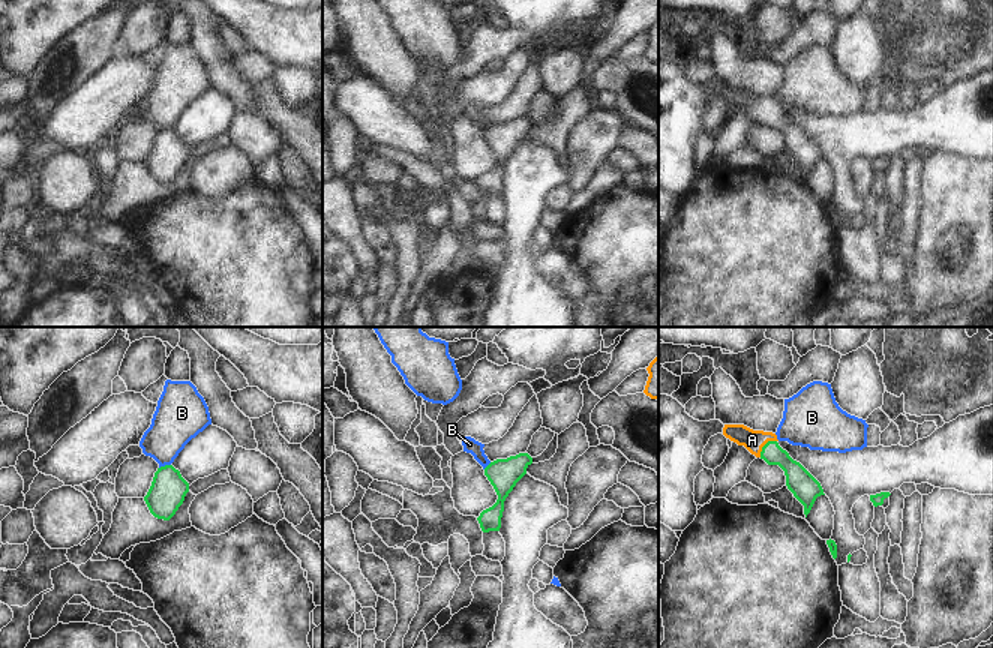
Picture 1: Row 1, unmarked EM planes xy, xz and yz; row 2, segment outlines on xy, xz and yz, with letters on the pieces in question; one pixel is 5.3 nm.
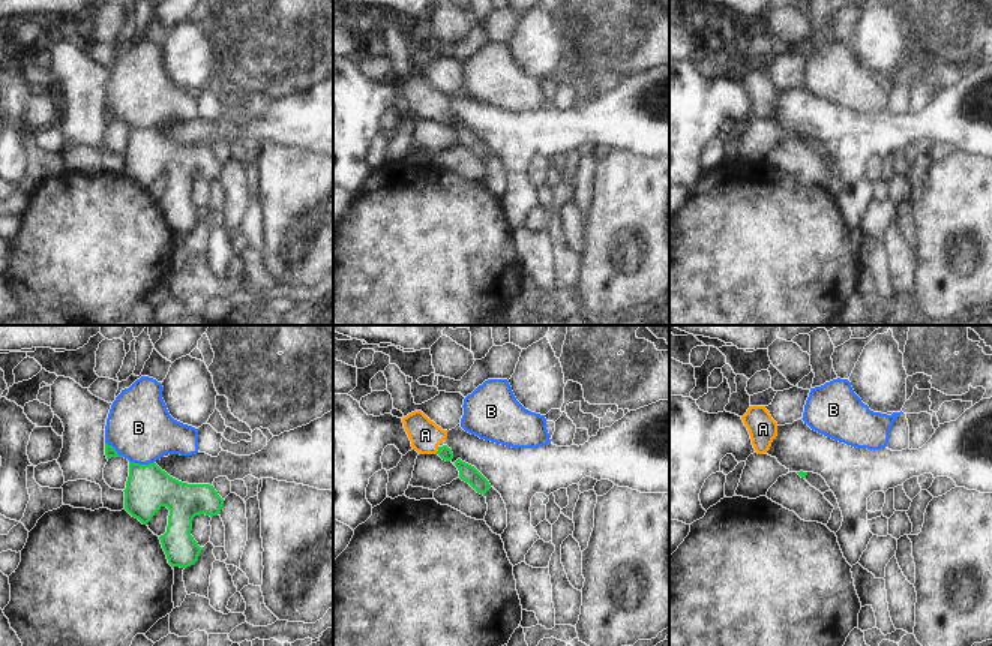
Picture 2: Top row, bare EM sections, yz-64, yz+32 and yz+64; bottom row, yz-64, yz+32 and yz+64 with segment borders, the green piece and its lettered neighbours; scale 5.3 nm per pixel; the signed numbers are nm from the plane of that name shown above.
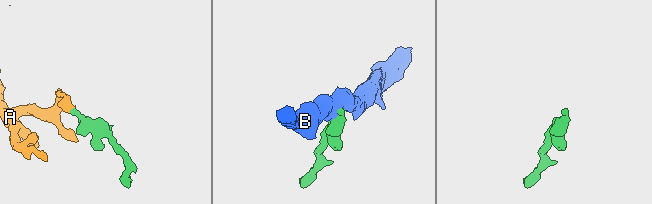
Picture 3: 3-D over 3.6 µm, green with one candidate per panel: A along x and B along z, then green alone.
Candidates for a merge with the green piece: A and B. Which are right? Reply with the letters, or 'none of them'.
A

